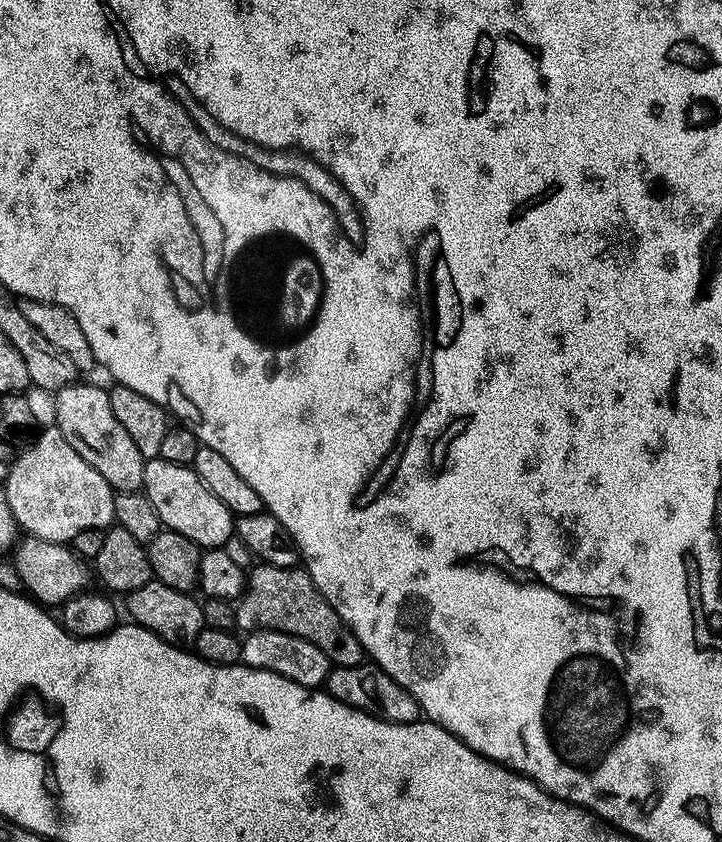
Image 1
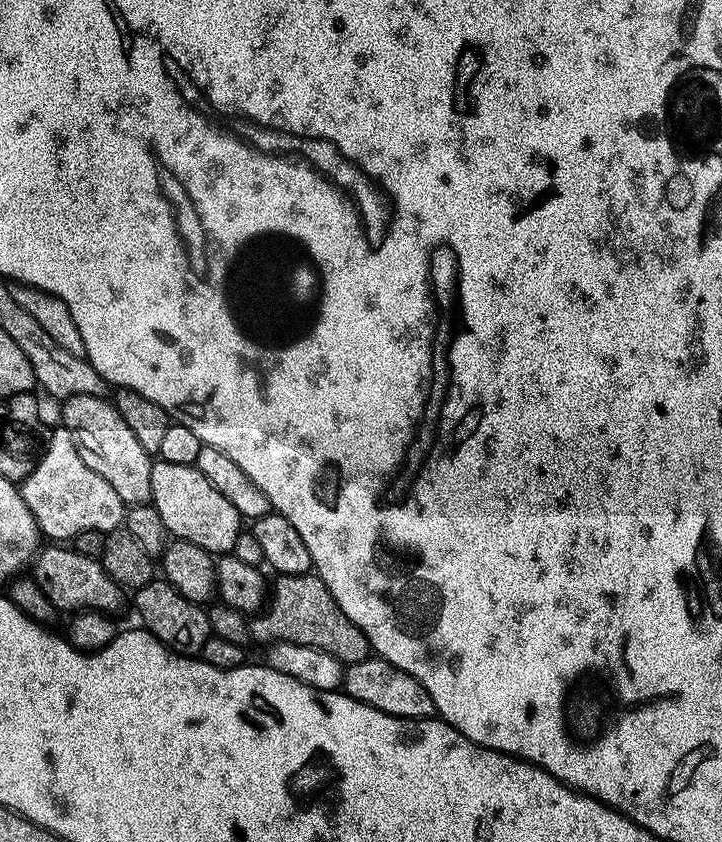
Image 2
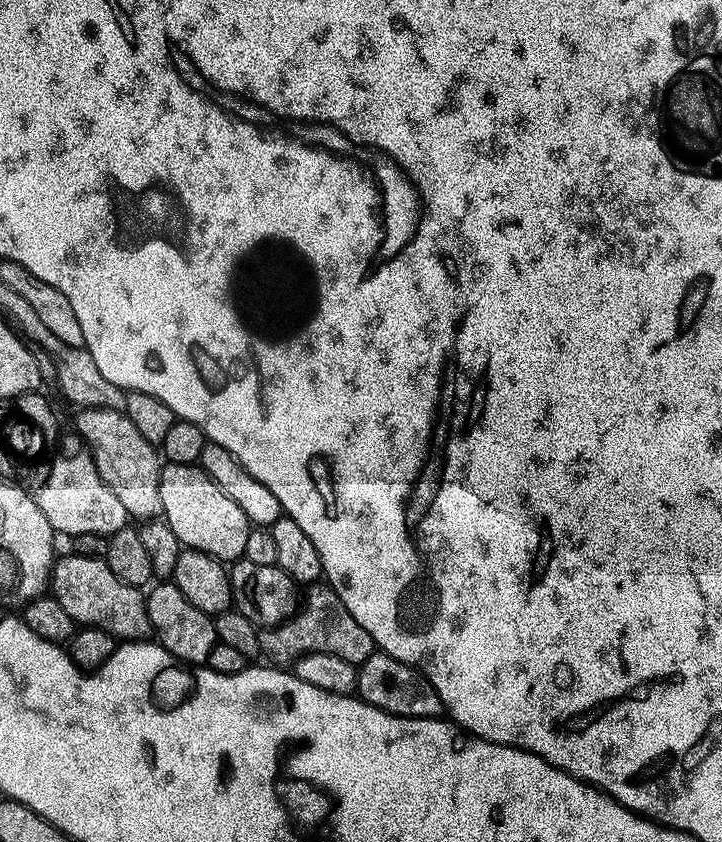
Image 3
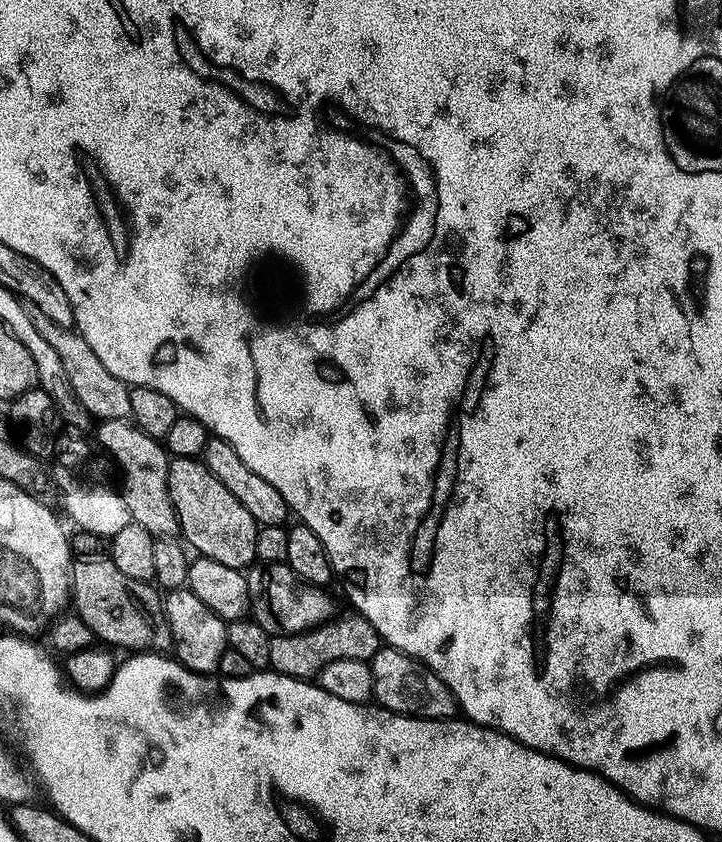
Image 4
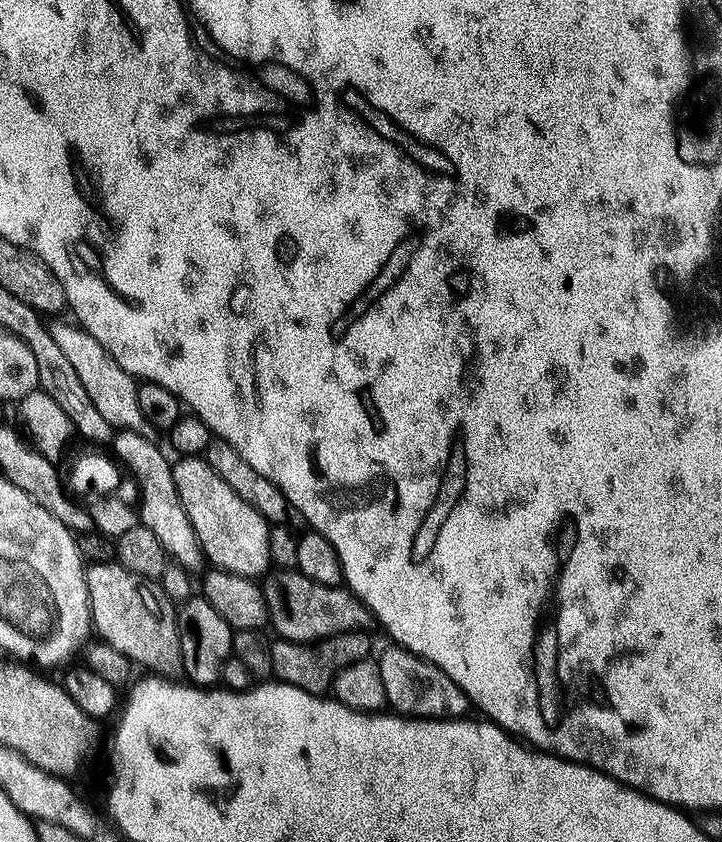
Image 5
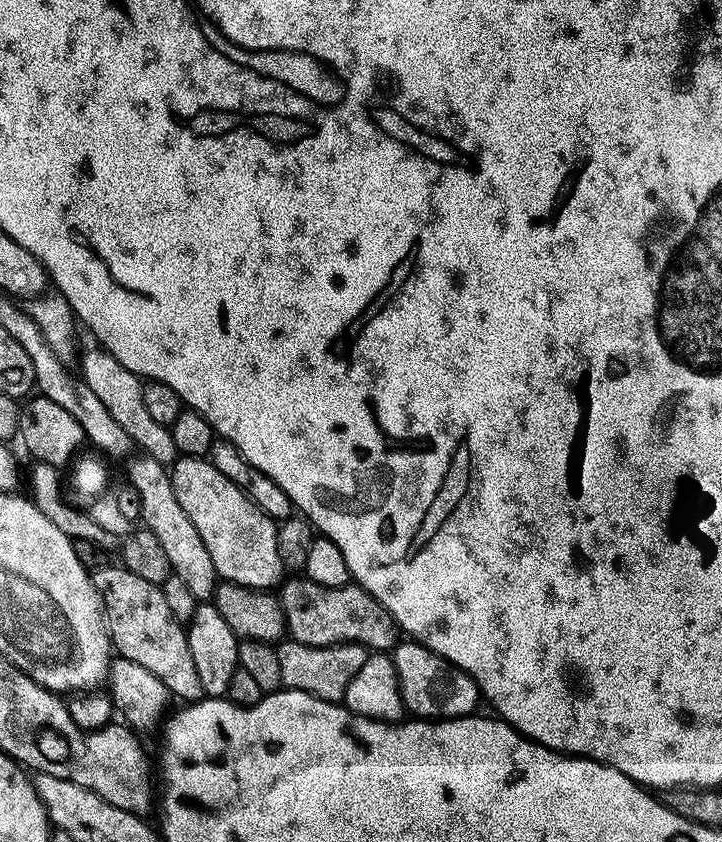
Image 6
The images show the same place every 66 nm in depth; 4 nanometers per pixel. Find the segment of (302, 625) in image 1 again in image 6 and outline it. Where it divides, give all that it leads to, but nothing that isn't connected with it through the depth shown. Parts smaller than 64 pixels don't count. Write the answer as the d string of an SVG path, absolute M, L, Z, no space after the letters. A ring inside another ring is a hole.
M288 638L275 645L282 685L294 692L305 692L331 704L341 703L350 678L362 670L362 662L370 655L361 644L335 644L334 646L306 646Z

